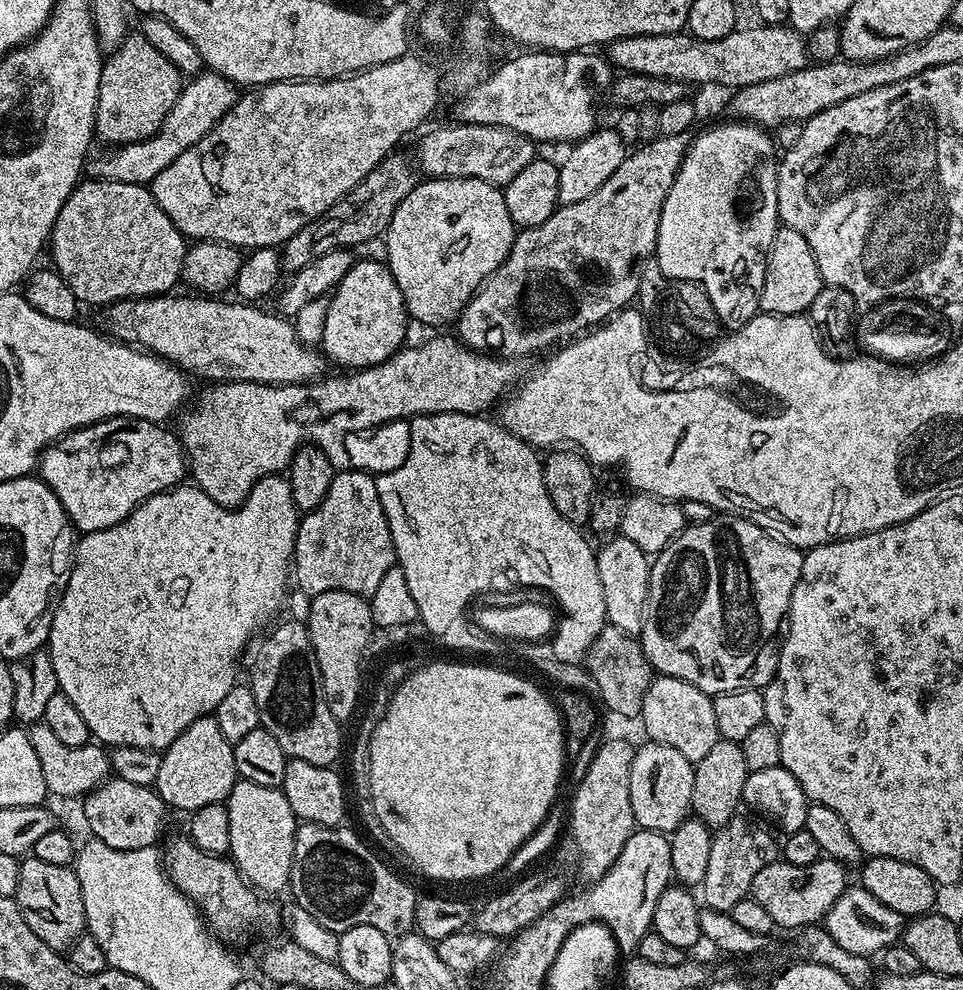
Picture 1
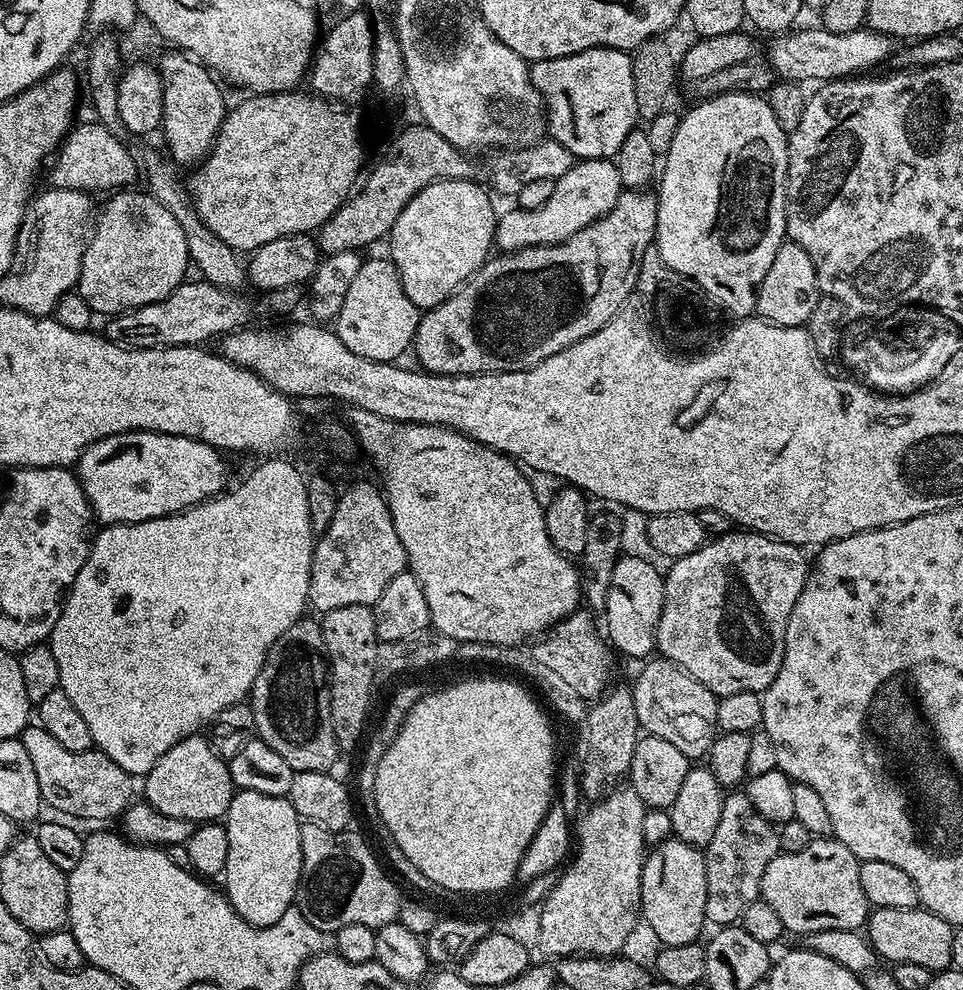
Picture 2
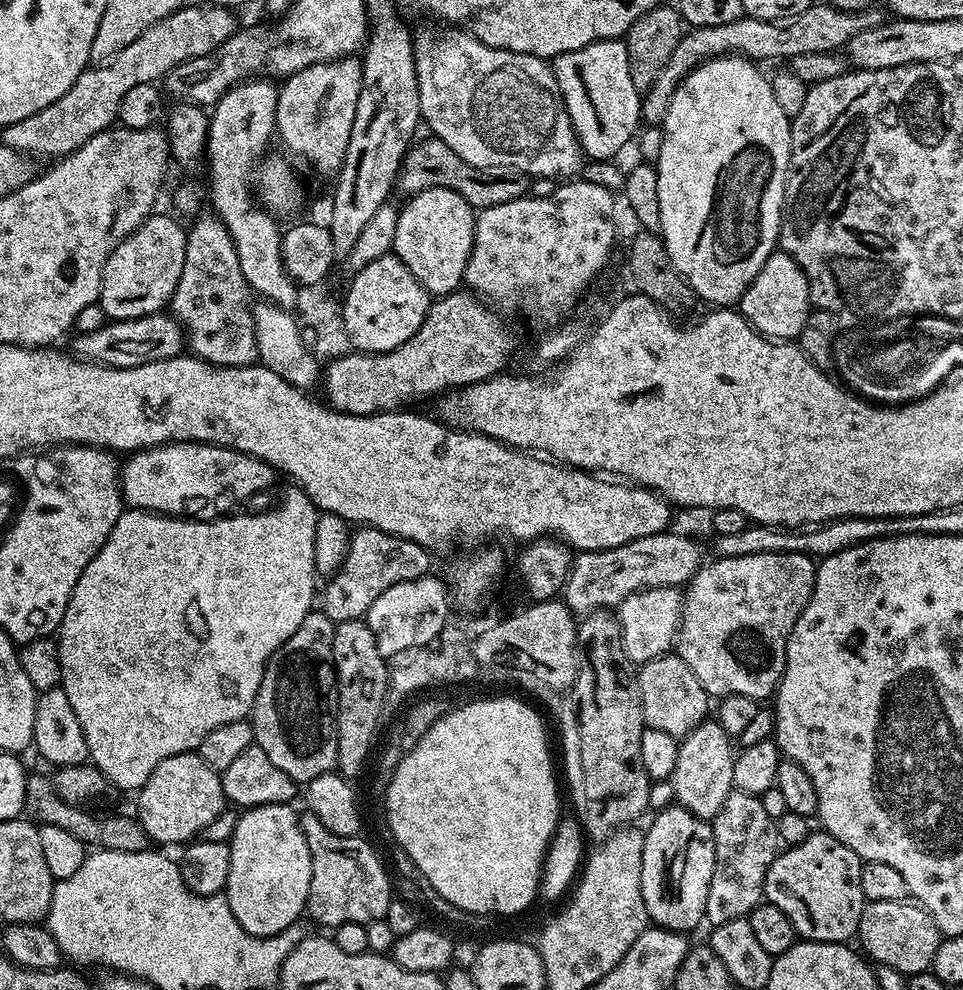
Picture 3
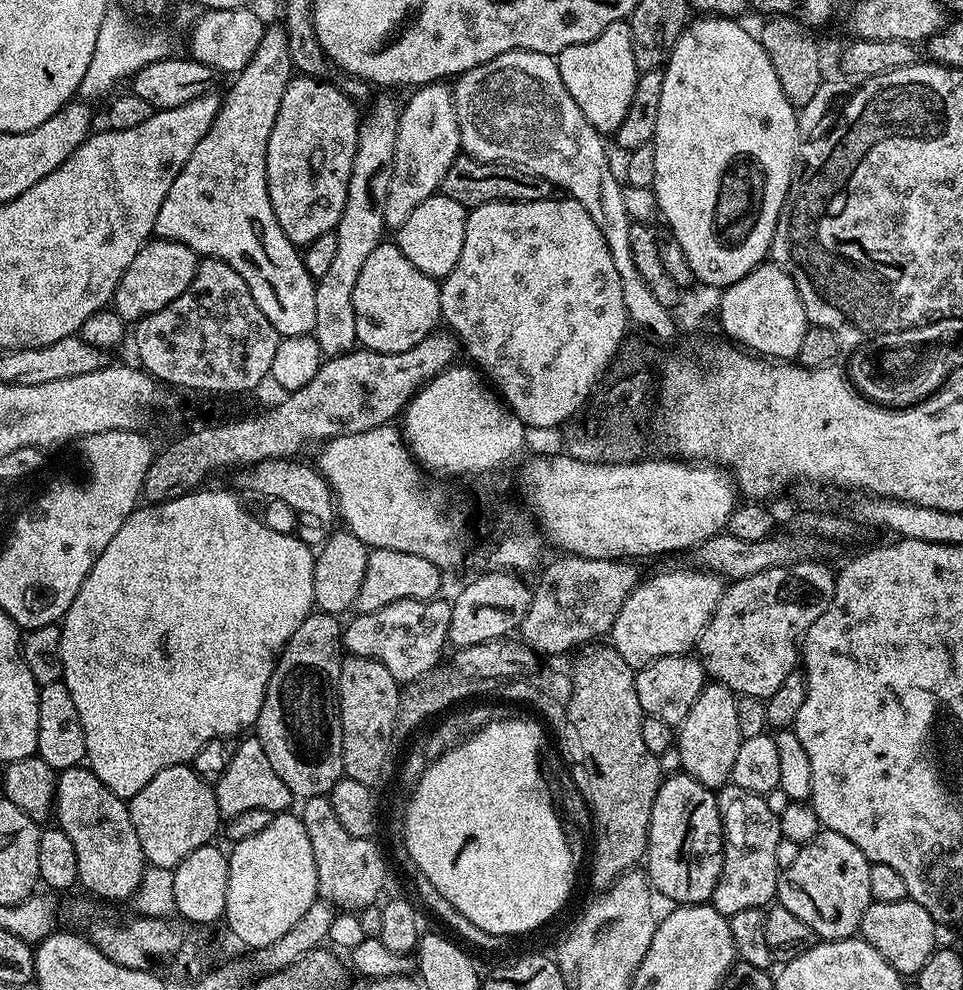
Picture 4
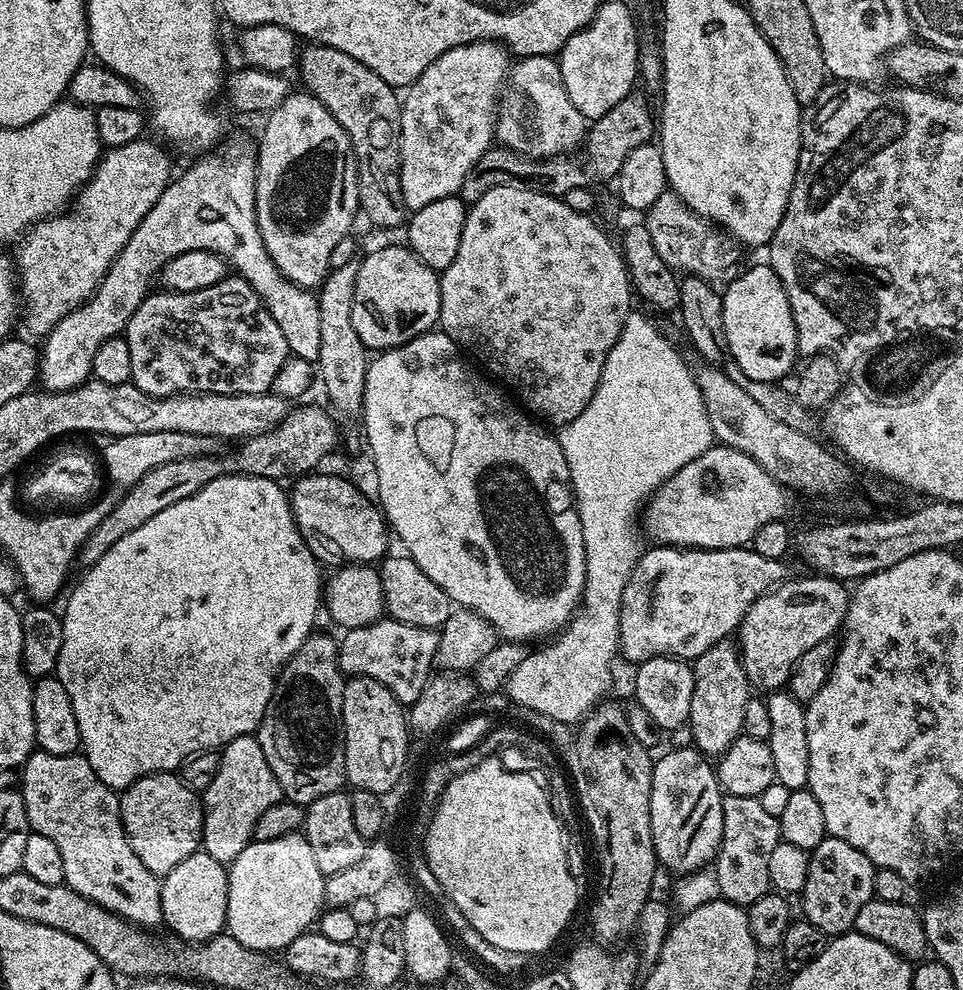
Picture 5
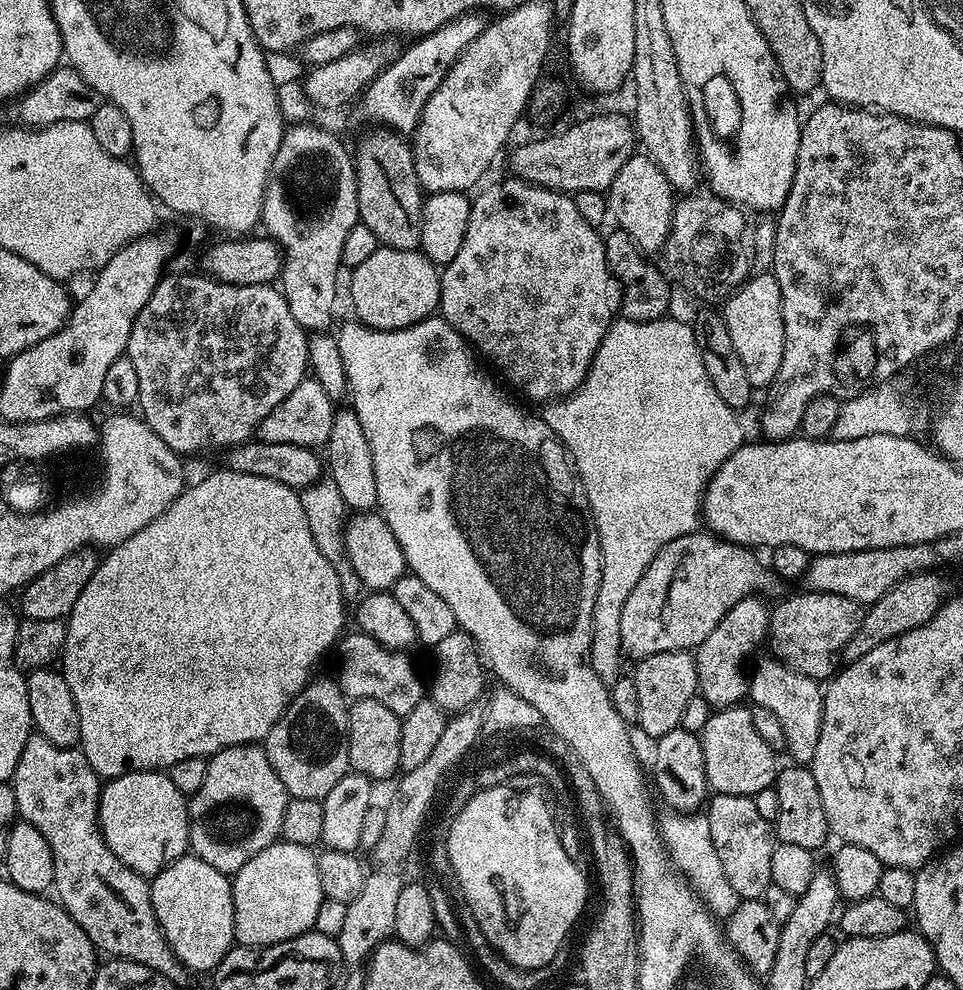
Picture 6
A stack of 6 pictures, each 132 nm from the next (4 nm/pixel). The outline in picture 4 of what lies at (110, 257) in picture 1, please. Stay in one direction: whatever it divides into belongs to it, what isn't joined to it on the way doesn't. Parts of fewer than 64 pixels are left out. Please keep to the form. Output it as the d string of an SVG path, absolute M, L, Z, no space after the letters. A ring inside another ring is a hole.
M159 238L149 239L144 248L138 250L134 262L130 262L126 274L122 274L118 282L114 310L126 322L135 322L162 310L170 302L174 302L174 298L178 298L186 291L190 282L194 282L197 263L196 252L182 242Z

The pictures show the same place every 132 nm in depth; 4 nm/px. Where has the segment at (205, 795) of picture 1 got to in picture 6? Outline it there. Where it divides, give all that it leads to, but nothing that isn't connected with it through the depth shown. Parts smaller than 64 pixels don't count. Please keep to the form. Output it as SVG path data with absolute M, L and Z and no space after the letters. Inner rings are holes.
M164 770L127 772L111 777L100 789L100 832L106 846L110 846L113 854L138 875L145 878L158 875L166 865L174 863L189 851L188 801L189 797L184 796L182 790L174 786L174 782L170 782Z

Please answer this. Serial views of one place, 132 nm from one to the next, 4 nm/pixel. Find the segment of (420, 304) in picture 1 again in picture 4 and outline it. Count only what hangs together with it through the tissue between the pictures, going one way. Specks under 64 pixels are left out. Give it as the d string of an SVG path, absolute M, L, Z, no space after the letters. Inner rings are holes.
M437 194L426 198L422 206L417 206L414 214L402 222L400 228L395 229L394 243L414 262L422 274L433 278L443 278L458 266L458 254L462 254L462 238L466 238L466 222L468 212L454 198Z

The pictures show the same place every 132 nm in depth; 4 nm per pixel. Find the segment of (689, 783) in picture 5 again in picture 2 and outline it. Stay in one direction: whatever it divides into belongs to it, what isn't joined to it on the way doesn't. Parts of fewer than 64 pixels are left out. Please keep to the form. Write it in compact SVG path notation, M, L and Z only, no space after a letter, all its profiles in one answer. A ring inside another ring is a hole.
M669 838L663 840L661 844L655 845L655 847L645 855L644 869L642 870L642 878L640 879L640 914L643 923L648 923L649 930L660 939L659 943L661 945L686 946L687 944L697 943L697 941L701 939L699 937L700 931L706 928L706 921L704 919L704 915L706 914L706 862L704 861L704 852L701 851L701 849L695 848L694 845L687 844L681 840Z

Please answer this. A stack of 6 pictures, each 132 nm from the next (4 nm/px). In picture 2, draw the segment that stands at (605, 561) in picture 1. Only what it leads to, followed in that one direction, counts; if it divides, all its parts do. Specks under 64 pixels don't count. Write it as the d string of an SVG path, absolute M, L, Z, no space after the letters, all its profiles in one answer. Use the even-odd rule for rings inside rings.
M621 555L614 566L614 578L610 578L606 606L602 609L602 620L604 616L608 623L607 643L619 655L621 652L624 656L633 656L640 661L651 657L656 648L656 627L662 614L663 601L664 577L661 569L656 569L650 561L640 556Z

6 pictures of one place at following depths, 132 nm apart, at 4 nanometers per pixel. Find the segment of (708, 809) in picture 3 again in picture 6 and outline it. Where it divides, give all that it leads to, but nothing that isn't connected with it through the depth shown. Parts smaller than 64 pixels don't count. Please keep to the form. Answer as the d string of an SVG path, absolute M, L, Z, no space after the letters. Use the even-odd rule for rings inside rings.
M753 594L742 598L742 602L730 606L730 610L722 614L722 622L718 622L714 630L710 630L706 642L702 642L694 649L698 670L698 695L712 710L739 705L743 701L740 699L748 696L750 661L757 655L756 647L760 643L762 645L765 643L768 634L770 608L760 600L763 599Z

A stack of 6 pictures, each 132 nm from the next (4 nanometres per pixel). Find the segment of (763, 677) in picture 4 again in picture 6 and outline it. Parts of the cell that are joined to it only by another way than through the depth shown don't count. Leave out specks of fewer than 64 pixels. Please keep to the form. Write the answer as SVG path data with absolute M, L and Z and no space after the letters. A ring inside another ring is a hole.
M800 590L797 596L771 609L766 640L769 645L772 643L771 655L775 659L789 664L796 672L824 682L837 671L838 657L859 629L861 617L861 605L850 598L829 592Z

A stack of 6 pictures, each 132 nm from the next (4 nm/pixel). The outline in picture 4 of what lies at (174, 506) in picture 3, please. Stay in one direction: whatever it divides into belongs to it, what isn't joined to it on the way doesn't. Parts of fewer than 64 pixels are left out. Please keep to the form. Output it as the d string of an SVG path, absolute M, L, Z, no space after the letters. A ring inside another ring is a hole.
M283 456L277 460L263 460L257 464L249 464L239 469L240 484L248 492L257 492L260 496L273 496L281 500L288 508L300 512L304 524L308 528L333 527L332 519L337 519L336 497L319 467L303 464L303 459Z

